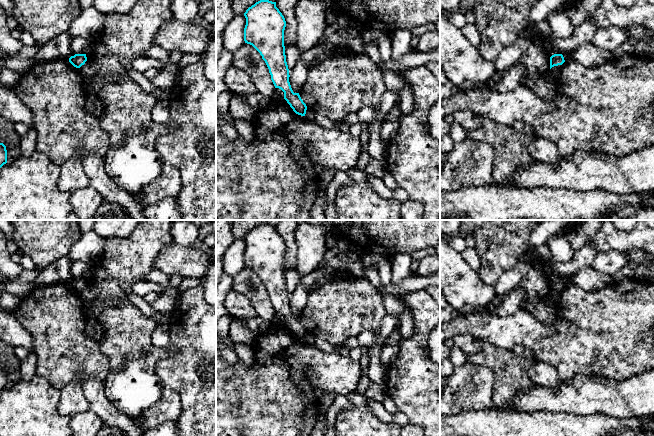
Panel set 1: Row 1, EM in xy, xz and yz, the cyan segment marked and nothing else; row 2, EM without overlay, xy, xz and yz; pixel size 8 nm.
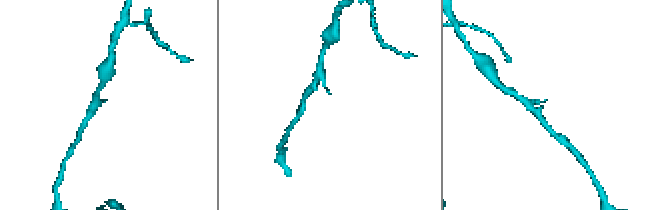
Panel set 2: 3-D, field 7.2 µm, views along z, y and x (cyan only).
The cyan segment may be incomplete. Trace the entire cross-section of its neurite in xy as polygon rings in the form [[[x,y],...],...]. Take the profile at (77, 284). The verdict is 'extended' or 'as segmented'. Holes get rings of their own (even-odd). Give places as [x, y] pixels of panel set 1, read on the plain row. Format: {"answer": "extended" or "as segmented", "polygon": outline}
{"answer": "as segmented", "polygon": [[[75,278],[69,282],[69,286],[76,292],[80,292],[86,285],[86,278]]]}

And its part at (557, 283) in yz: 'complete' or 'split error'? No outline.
complete

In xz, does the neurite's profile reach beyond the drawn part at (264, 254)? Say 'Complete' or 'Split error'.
Complete

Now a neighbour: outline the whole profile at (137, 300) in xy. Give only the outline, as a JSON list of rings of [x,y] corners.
[[[125,287],[124,288],[129,300],[134,304],[143,314],[147,317],[151,317],[152,315],[156,314],[155,311],[143,298],[143,296],[138,295],[132,287]]]

